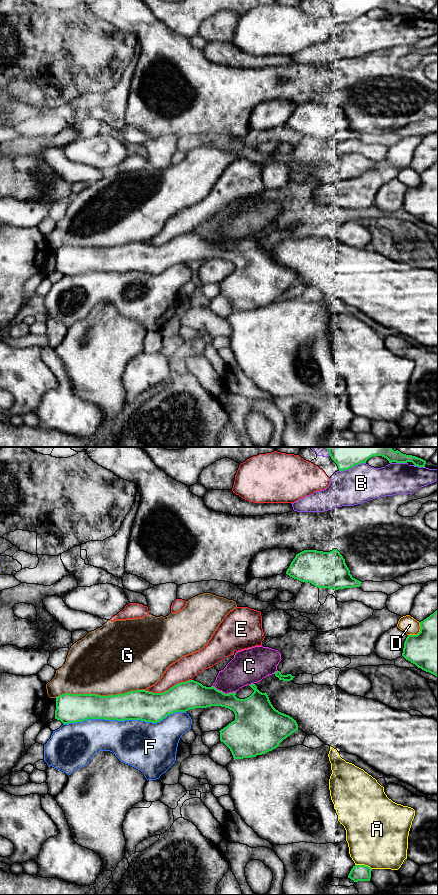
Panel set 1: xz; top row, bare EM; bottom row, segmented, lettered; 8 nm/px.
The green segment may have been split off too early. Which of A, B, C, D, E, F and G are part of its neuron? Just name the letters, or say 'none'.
none

